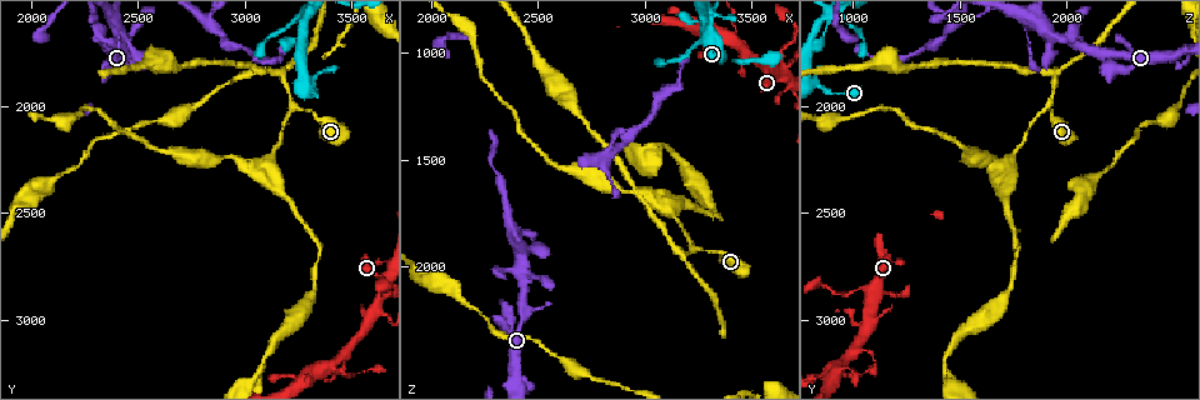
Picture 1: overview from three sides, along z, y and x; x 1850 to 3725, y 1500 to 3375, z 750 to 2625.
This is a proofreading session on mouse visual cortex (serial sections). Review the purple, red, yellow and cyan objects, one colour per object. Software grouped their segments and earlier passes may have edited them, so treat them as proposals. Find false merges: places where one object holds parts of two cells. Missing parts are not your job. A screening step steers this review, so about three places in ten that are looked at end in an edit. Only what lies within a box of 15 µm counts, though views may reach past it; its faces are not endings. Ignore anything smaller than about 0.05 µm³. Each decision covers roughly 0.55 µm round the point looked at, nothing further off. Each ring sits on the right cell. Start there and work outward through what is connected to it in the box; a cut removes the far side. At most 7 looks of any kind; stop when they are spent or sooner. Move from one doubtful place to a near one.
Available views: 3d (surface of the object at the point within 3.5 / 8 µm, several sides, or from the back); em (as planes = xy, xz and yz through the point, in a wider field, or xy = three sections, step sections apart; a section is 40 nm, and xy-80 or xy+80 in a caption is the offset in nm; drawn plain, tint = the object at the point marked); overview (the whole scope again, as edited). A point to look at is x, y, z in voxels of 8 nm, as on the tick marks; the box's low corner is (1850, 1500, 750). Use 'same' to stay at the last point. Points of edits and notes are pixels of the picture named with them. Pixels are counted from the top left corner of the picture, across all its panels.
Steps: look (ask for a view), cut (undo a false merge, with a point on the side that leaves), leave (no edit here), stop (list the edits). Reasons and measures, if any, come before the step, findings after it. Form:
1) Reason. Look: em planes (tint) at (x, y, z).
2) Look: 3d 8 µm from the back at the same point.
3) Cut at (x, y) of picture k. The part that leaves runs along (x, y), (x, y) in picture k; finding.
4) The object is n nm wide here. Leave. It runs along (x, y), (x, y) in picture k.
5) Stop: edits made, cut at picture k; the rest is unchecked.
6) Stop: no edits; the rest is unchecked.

Thin arm on a thick one. Look: 3d 3.5 µm at (3390, 3210, 940).

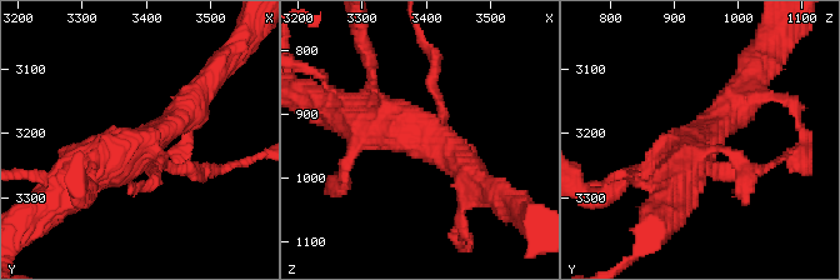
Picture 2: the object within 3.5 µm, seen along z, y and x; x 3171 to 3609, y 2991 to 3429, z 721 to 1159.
Cut at (434, 78) of picture 2. The part that leaves runs along (161, 160), (200, 176), (239, 160) in picture 2; two cells meet here.

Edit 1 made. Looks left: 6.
Branch point. Look: em xy step 2 (tint) at (3240, 2020, 1930).

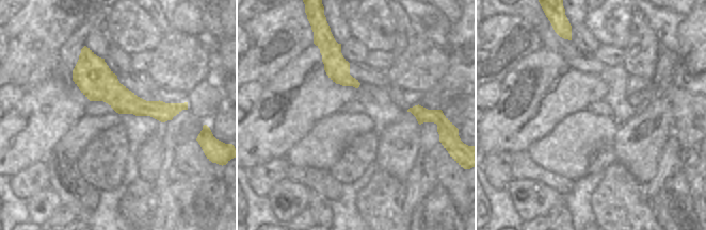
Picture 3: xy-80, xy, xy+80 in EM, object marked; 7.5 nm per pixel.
See where the arms go. Look: 3d 3.5 µm at the same point.

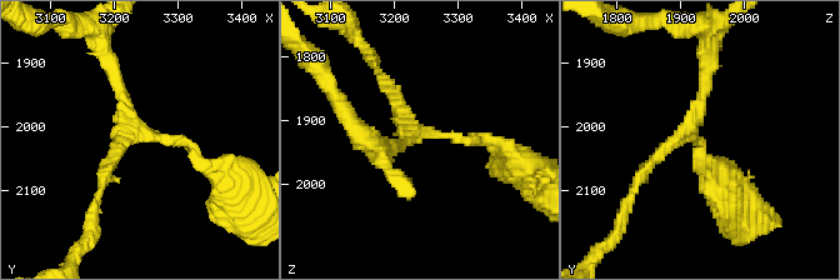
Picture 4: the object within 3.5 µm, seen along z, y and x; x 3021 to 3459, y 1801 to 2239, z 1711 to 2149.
The arms are 150, 150, 150 nm wide. Leave. It runs along (491, 148), (423, 131), (384, 80) in picture 4; continuous, no second cell.

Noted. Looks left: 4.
Thick turns thin. Look: 3d 3.5 µm at (3070, 3210, 1430).

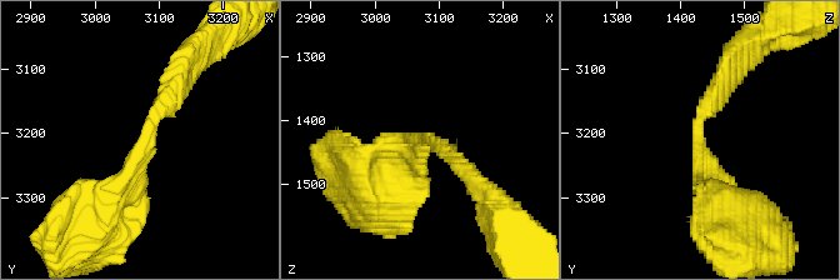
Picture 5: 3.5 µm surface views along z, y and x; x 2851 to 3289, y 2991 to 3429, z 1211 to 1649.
Look: em xy step 3 (tint) at (3075, 3215, 1430).

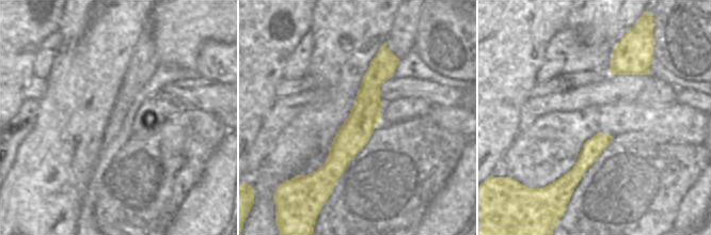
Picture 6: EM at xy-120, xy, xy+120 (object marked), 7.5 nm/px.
Leave. It runs along (179, 73), (101, 210) in picture 5; all the same cell.

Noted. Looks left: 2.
Stop: edits made, cut at picture 2; the rest is unchecked.

